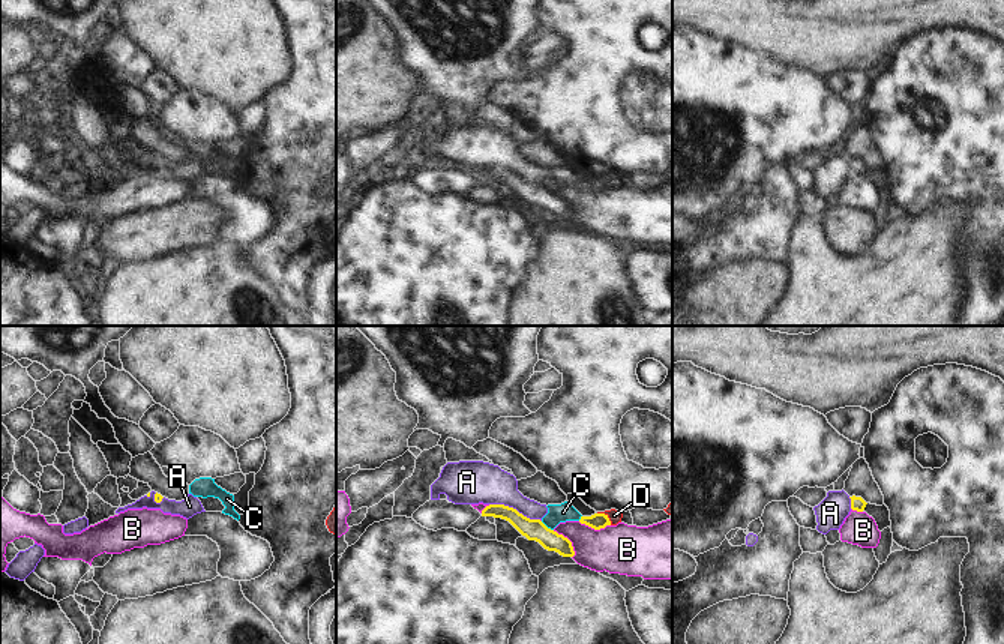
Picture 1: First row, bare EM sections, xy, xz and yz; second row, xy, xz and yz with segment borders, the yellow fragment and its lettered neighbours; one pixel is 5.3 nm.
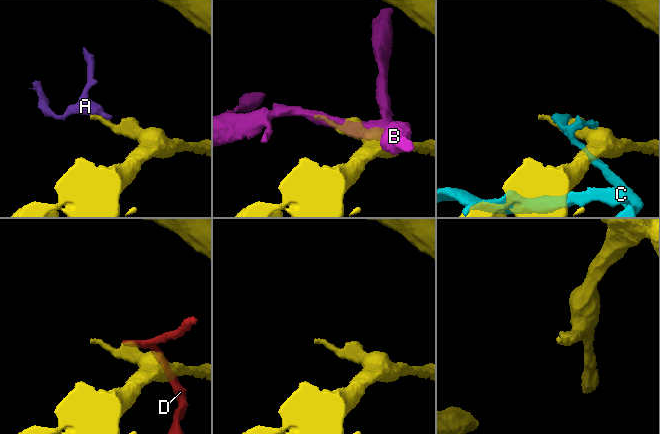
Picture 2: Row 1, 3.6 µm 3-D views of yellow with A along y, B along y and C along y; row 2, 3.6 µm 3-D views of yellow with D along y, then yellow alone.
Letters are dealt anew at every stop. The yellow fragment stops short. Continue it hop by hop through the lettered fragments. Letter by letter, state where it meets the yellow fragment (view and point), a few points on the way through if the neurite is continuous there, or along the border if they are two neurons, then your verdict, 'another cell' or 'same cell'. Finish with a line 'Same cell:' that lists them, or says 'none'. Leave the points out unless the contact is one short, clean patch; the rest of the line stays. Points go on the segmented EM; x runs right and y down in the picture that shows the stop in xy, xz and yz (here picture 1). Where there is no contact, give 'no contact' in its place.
A: xz (515, 509) | along xz (489, 503), (503, 503), (530, 518), (539, 520) | another cell
B: xz (569, 541) | another cell
C: xz (545, 526) | another cell
D: xz (607, 517) | along xz (598, 512), (602, 512), (611, 524) | another cell
Same cell: none

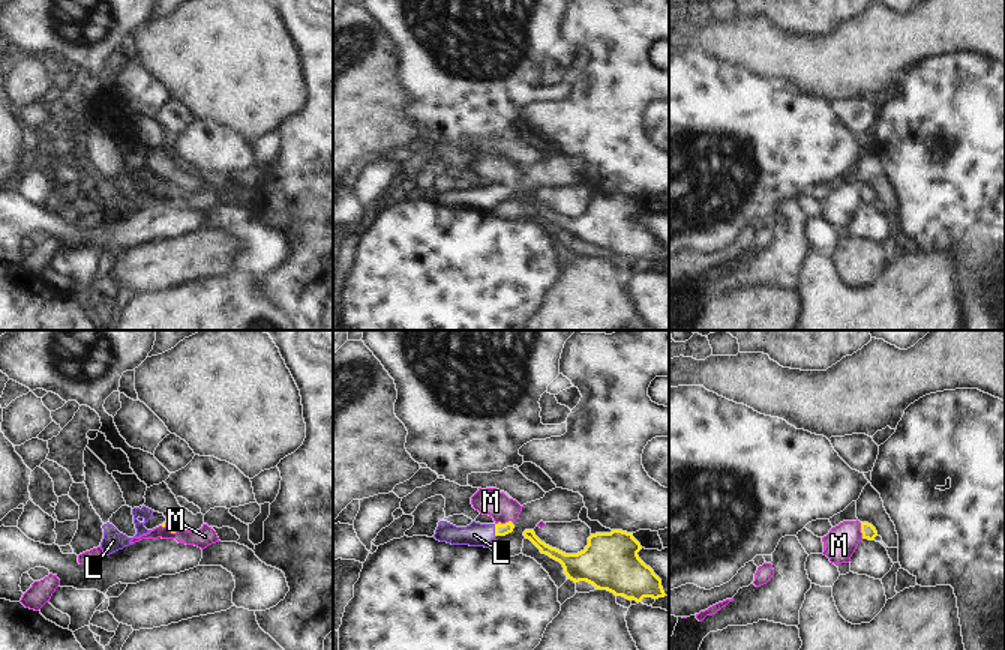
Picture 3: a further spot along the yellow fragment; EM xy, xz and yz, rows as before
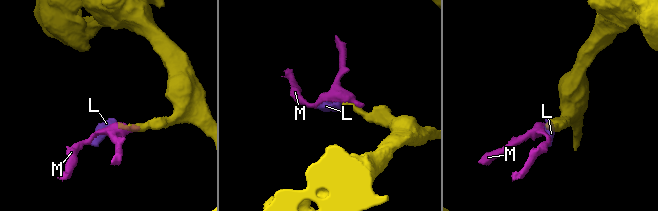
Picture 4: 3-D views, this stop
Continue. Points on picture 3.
L: xz (495, 530) | same cell
M: xz (503, 524) | along xz (512, 521), (495, 524) | another cell
Same cell: L

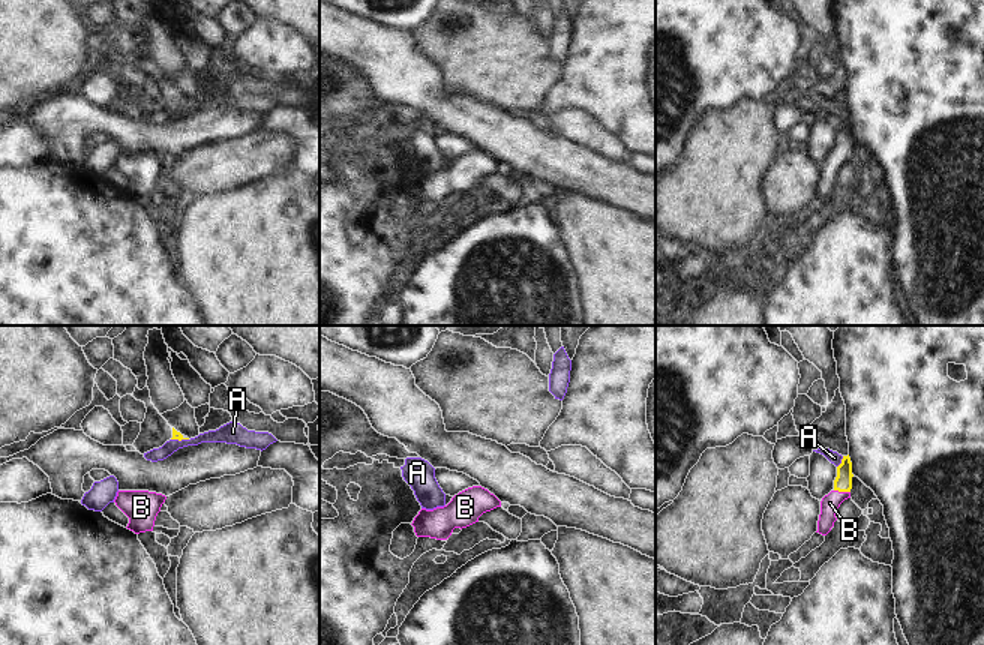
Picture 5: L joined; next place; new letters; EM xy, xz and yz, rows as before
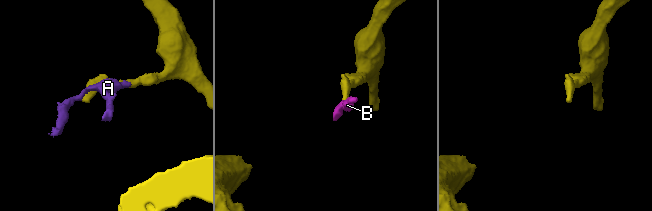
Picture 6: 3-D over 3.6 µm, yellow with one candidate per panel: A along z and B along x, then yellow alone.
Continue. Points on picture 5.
A: yz (842, 462) | another cell
B: yz (842, 491) | across yz (843, 482), (842, 491), (830, 503) | same cell
Same cell: B

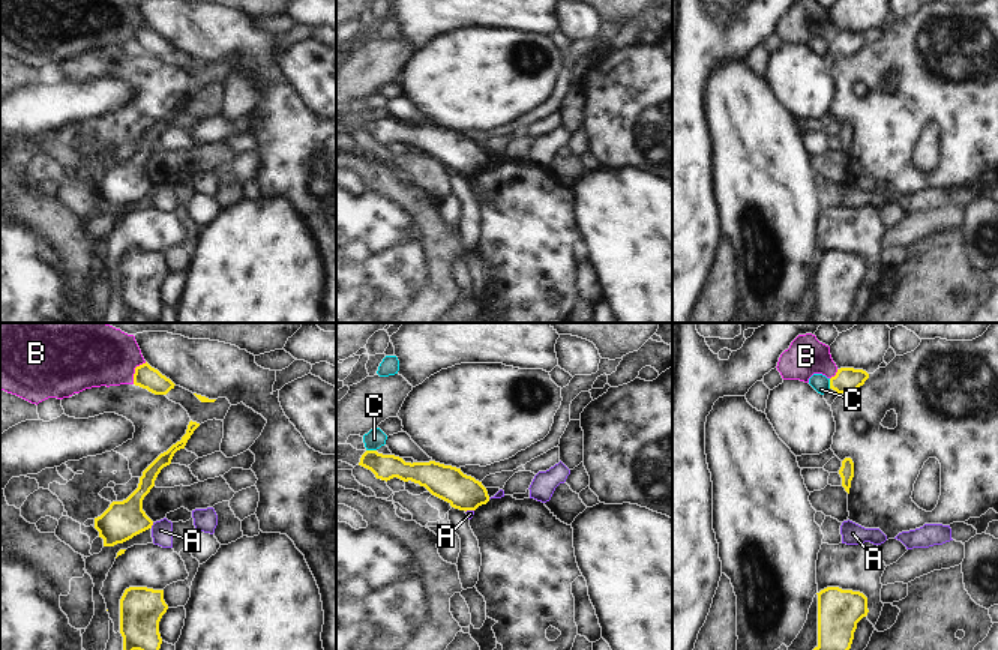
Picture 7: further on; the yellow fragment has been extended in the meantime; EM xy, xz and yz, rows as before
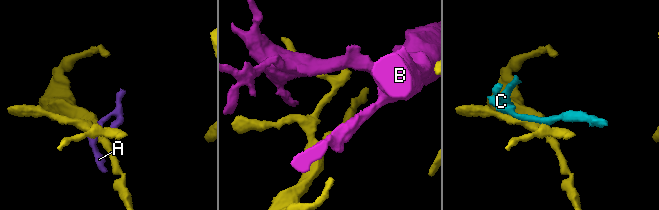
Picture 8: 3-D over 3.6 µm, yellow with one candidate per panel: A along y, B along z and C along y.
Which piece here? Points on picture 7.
A: xy (152, 524) | along xy (153, 523), (150, 527) | another cell
B: xy (135, 371) | another cell
C: xz (371, 451) | another cell
Same cell: none

